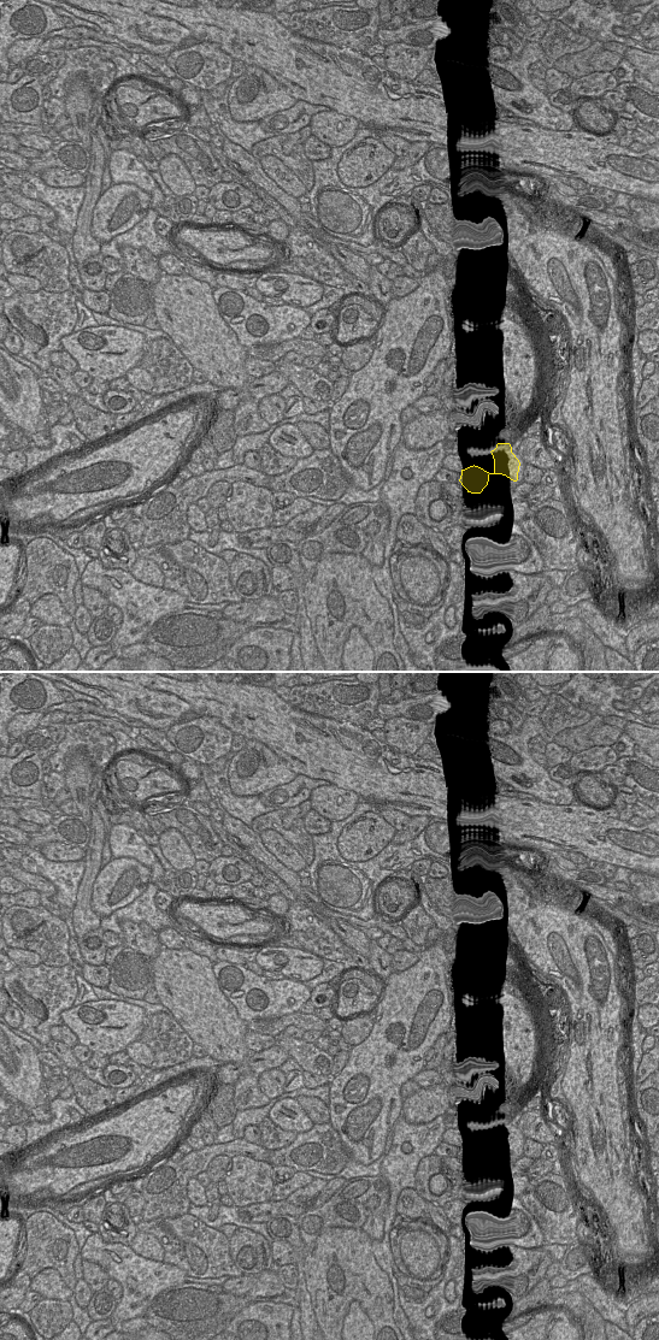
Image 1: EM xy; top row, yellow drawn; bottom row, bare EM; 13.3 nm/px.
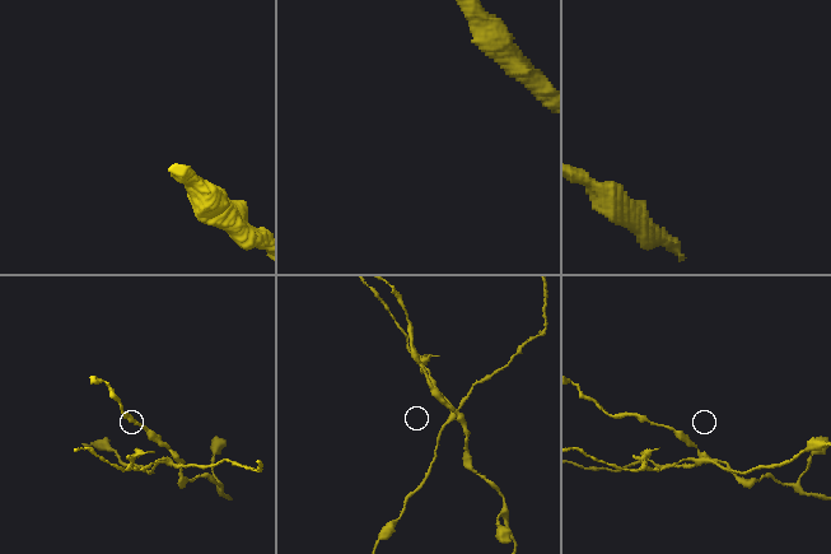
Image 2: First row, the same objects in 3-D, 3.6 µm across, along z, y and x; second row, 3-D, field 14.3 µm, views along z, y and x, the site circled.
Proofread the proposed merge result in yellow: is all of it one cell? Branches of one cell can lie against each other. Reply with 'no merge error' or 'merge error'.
merge error

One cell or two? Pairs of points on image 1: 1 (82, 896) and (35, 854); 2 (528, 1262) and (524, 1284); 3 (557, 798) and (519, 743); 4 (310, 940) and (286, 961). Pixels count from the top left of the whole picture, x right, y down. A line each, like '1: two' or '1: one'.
1: two
2: one
3: one
4: two

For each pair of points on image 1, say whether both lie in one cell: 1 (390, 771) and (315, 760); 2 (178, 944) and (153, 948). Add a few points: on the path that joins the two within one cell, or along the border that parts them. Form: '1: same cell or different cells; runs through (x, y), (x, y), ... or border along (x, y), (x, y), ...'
1: same cell; runs through (371, 768), (354, 760), (334, 760)
2: different cells; border along (156, 934), (163, 946)

